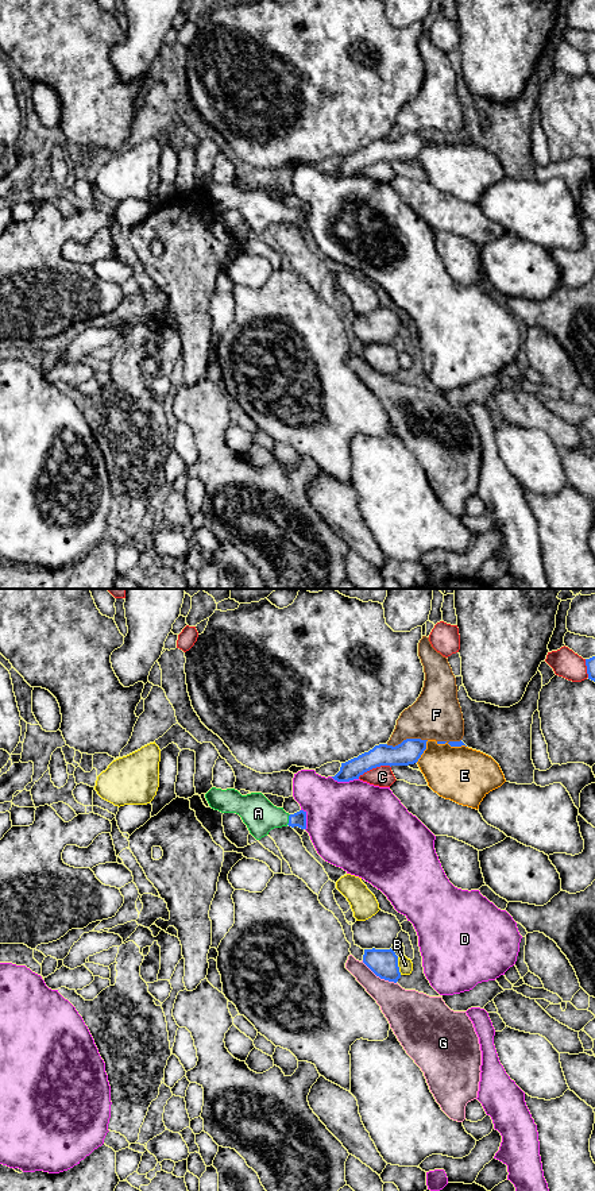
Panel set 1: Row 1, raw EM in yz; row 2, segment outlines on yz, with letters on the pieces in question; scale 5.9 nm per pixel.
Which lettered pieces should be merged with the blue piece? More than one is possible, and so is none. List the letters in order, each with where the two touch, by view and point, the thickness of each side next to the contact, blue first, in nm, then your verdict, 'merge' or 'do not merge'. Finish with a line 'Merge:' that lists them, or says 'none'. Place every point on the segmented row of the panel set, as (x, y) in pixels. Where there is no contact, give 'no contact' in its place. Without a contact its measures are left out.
A: yz (289, 820) | 90/200 nm | merge
B: yz (397, 966) | 170/90 nm | do not merge
C: yz (374, 767) | 150/120 nm | do not merge
D: yz (344, 781) | 120/500 nm | do not merge
E: yz (424, 750) | 150/320 nm | do not merge
F: yz (406, 739) | 150/300 nm | do not merge
G: yz (379, 976) | 170/240 nm | do not merge
Merge: A

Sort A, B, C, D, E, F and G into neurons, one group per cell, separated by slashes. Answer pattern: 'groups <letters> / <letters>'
groups A / B / C / D / E / F / G

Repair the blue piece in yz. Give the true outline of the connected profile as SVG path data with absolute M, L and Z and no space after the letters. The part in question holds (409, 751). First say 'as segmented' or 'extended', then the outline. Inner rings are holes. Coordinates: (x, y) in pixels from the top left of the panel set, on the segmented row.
as segmented; M406 739L395 747L387 744L375 745L368 752L341 763L340 771L332 778L337 782L349 782L359 779L364 772L380 766L414 764L426 749L426 741L421 739Z

